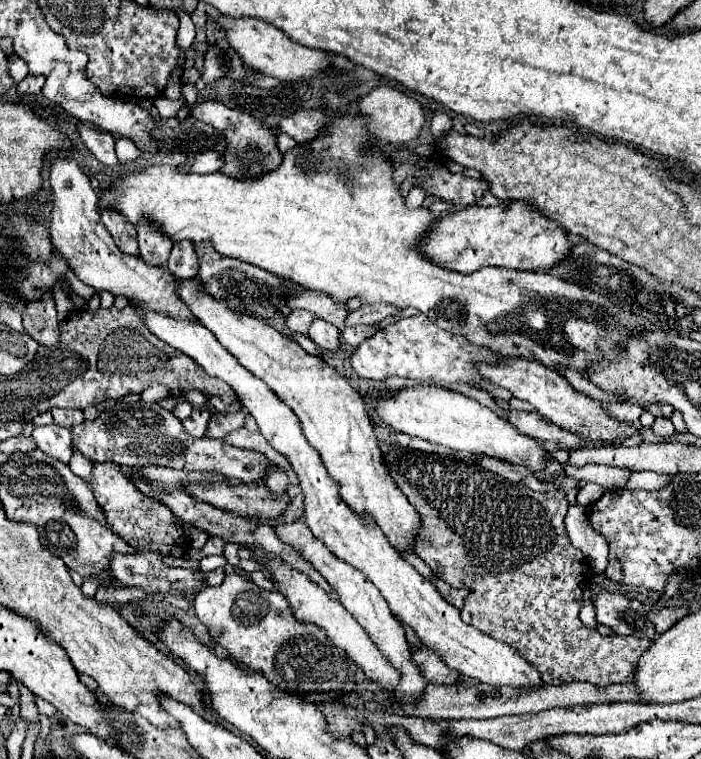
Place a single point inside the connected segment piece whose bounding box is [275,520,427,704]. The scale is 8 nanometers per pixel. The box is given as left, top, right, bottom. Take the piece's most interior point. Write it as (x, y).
(356, 593)

